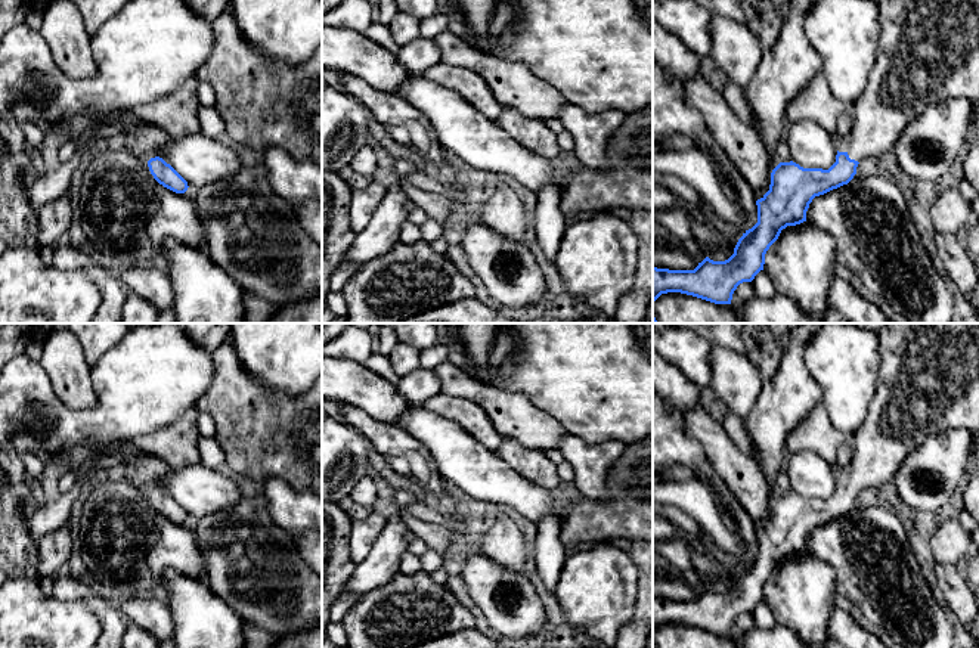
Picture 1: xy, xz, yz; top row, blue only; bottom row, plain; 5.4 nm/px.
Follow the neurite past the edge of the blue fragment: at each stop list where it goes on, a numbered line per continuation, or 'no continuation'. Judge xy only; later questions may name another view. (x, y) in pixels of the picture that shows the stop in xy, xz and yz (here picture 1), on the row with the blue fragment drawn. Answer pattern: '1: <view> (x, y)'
no continuation

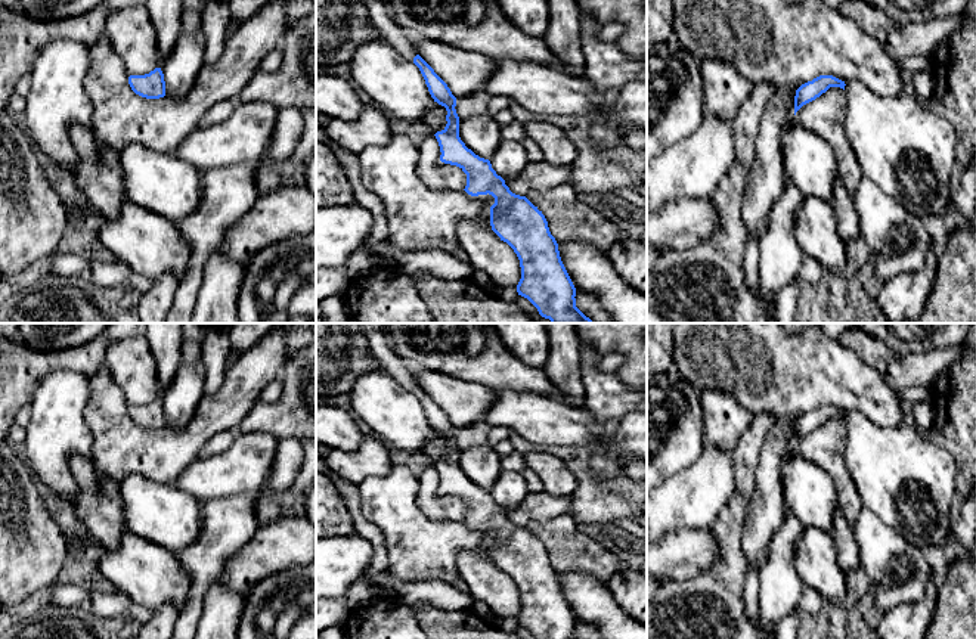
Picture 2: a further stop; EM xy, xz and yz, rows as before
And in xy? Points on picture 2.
no continuation

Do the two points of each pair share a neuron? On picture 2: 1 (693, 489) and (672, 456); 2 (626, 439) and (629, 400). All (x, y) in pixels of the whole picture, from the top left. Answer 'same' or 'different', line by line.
1: different
2: different

